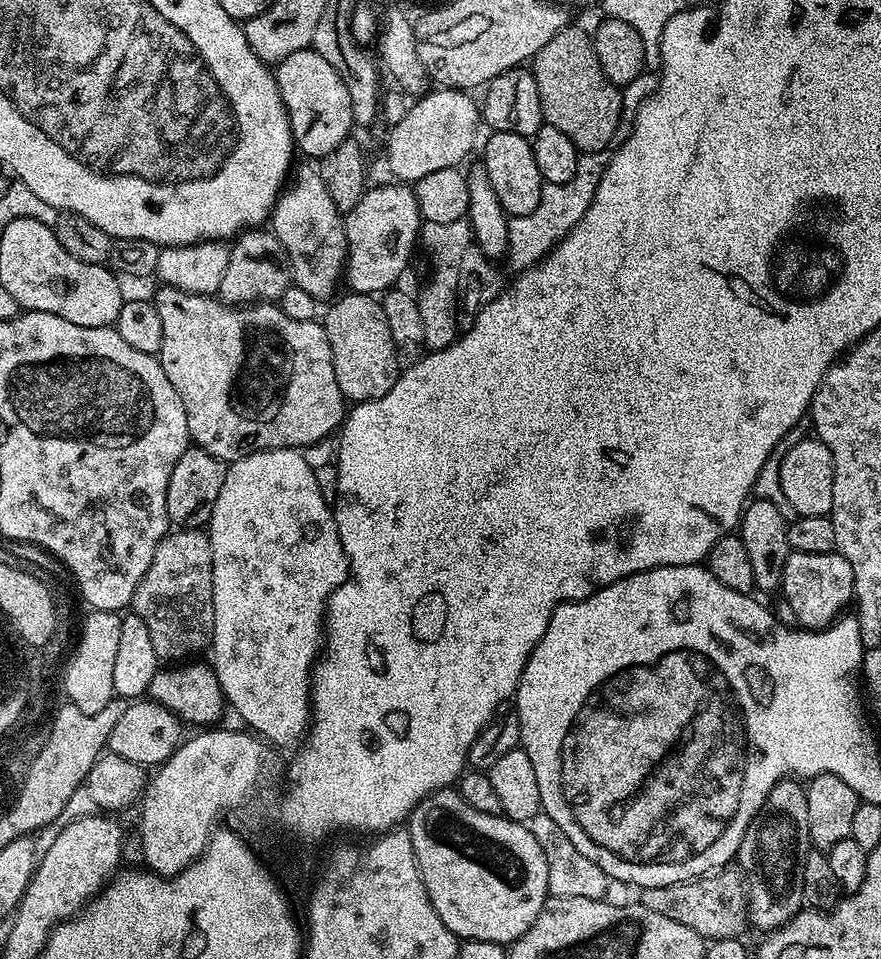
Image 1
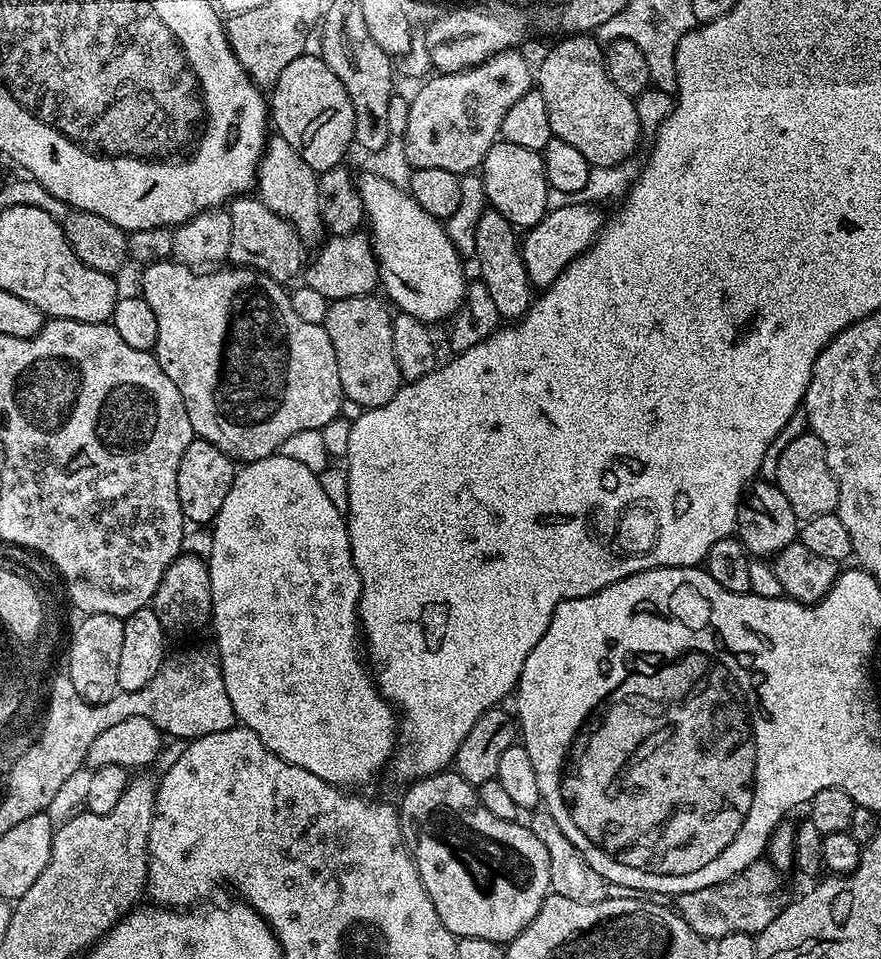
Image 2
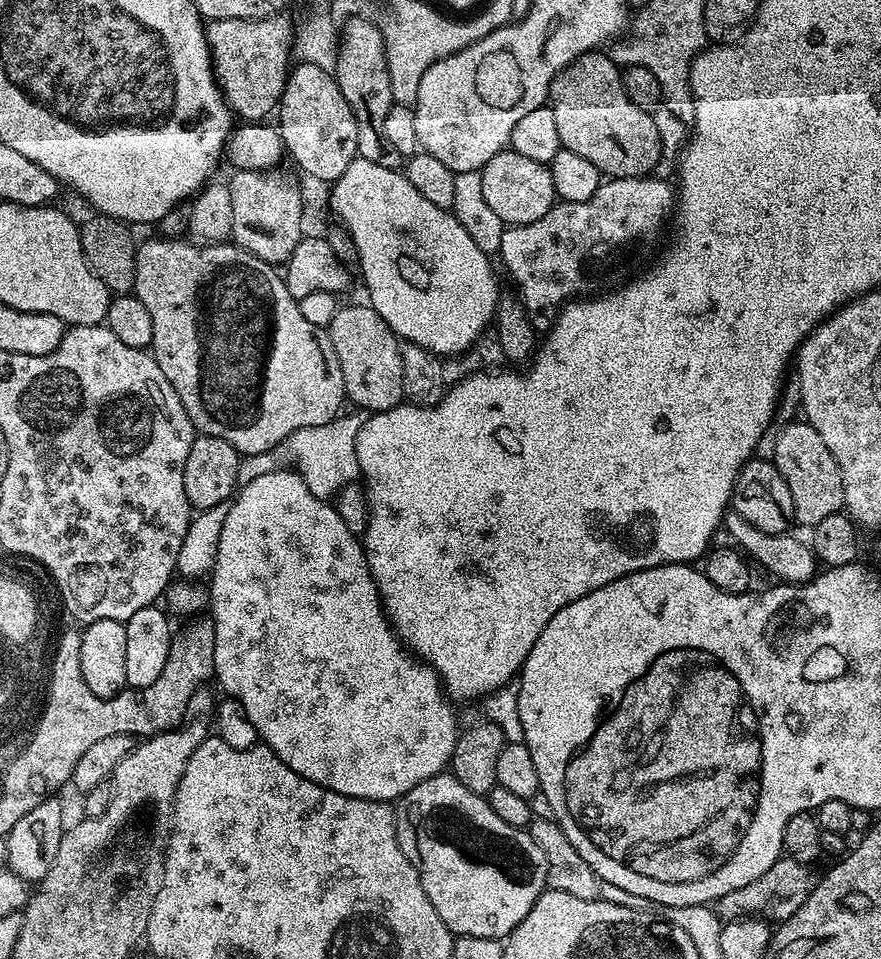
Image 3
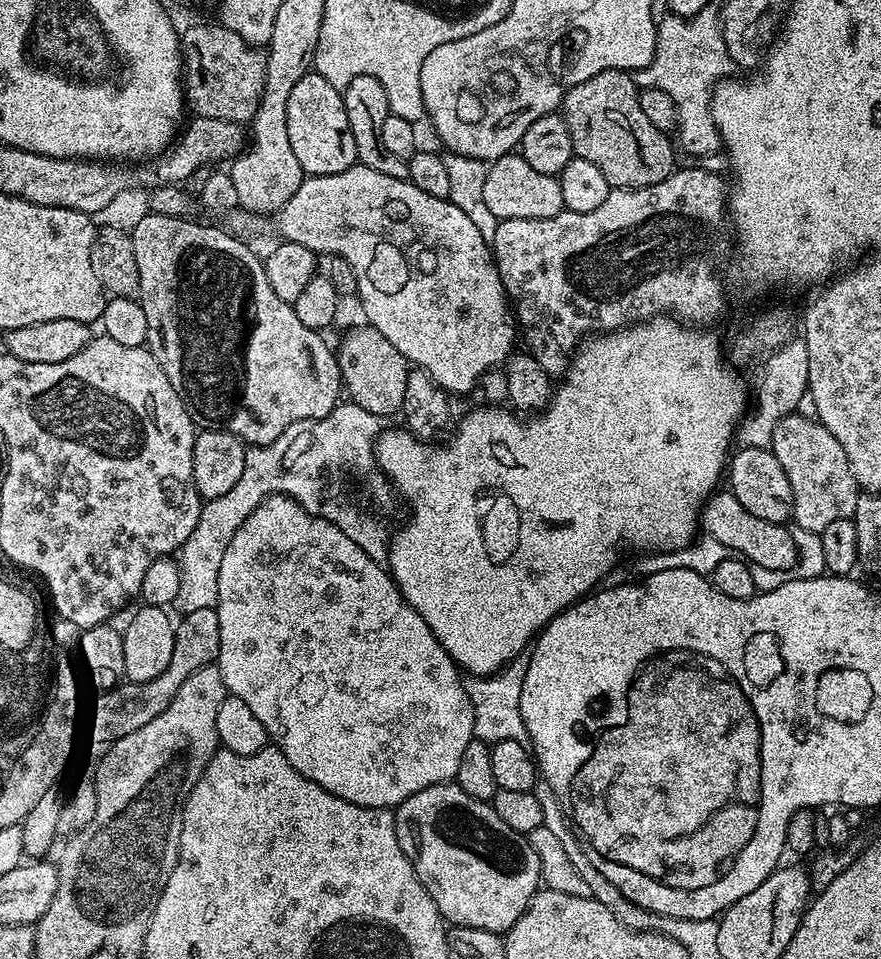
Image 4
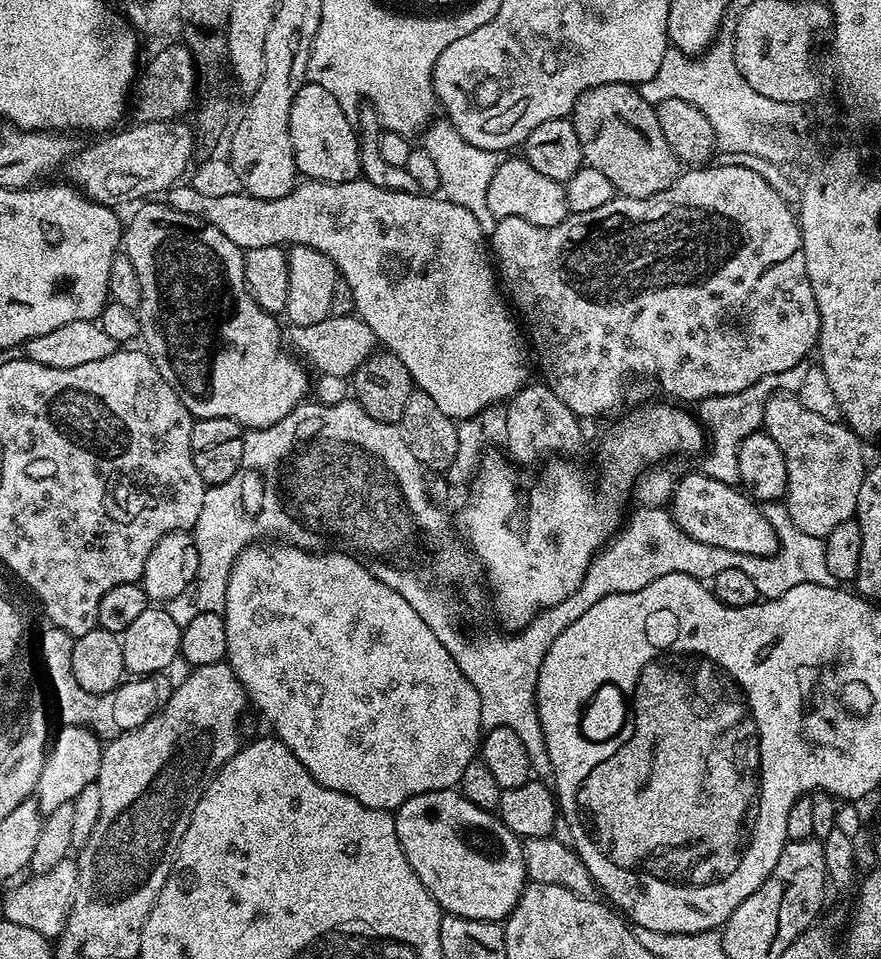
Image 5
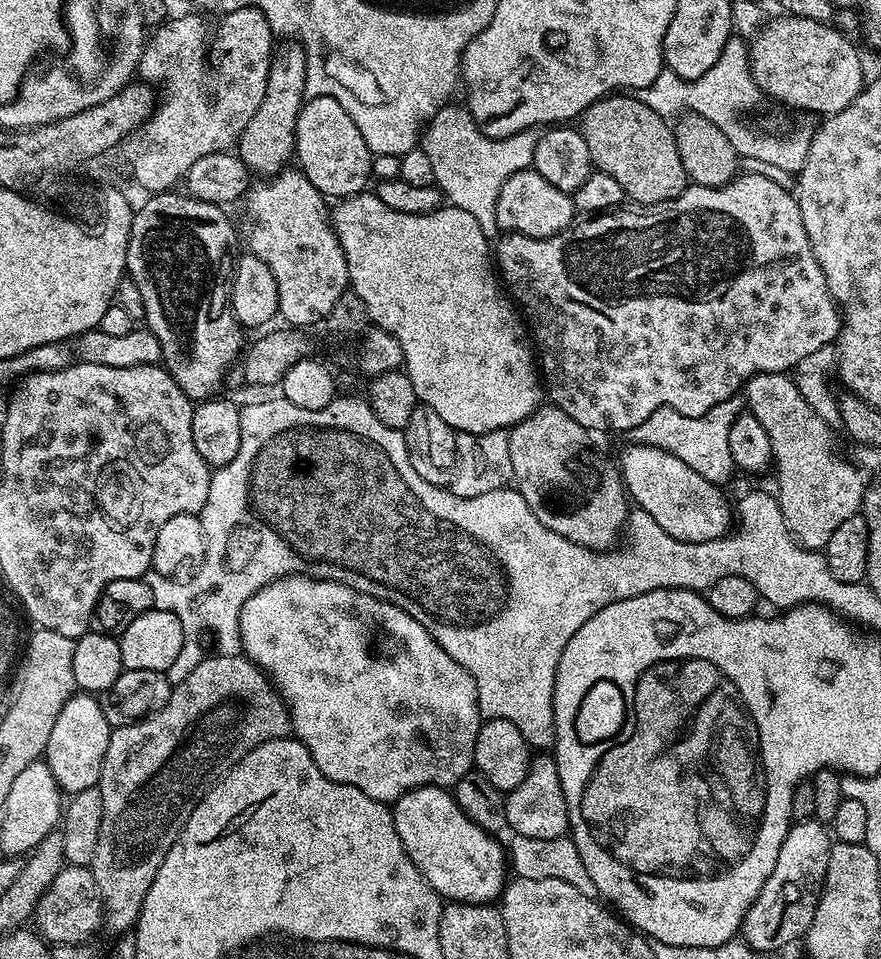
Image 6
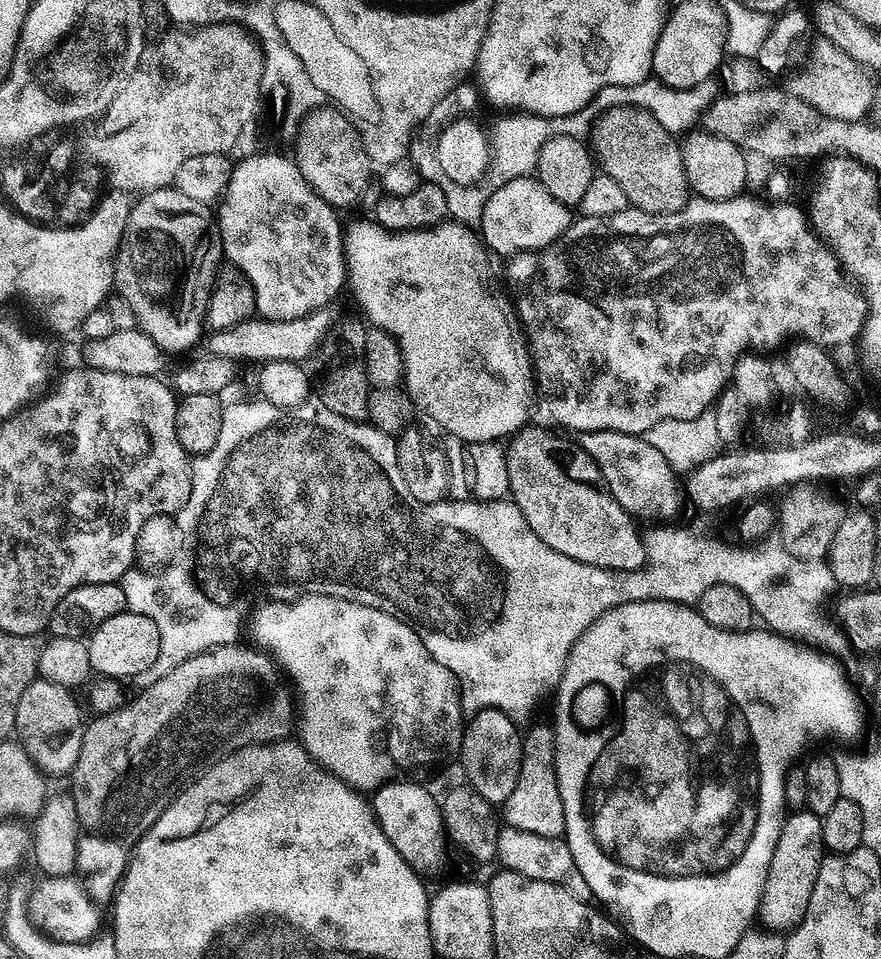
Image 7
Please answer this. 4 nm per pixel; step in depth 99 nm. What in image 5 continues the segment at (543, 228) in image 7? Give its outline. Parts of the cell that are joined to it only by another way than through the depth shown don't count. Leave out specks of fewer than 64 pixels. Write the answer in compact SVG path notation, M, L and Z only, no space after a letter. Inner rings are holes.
M523 158L501 159L494 178L490 178L490 190L486 190L486 206L490 206L490 214L497 218L526 218L526 222L534 222L539 228L558 226L570 214L563 183L546 178L546 174L534 170Z

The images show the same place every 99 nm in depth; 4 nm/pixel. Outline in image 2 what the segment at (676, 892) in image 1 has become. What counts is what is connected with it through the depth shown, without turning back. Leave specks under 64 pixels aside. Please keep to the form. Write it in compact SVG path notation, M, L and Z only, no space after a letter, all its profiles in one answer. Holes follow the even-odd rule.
M767 859L755 860L746 870L726 882L706 886L702 890L684 892L675 897L674 908L681 918L694 929L705 941L717 942L726 935L738 934L755 937L770 922L774 922L777 912L784 907L784 884L776 876Z

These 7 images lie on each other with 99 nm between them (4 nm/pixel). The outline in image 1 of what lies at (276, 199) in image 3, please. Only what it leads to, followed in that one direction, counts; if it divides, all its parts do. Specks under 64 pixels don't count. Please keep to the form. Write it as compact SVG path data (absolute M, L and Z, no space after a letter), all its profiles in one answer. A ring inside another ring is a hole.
M245 230L235 237L230 248L226 274L222 274L219 299L233 306L251 306L257 302L279 301L290 283L290 273L283 263L275 264L264 256L283 257L282 242L271 230ZM264 231L264 232L260 232ZM236 244L236 245L235 245Z

